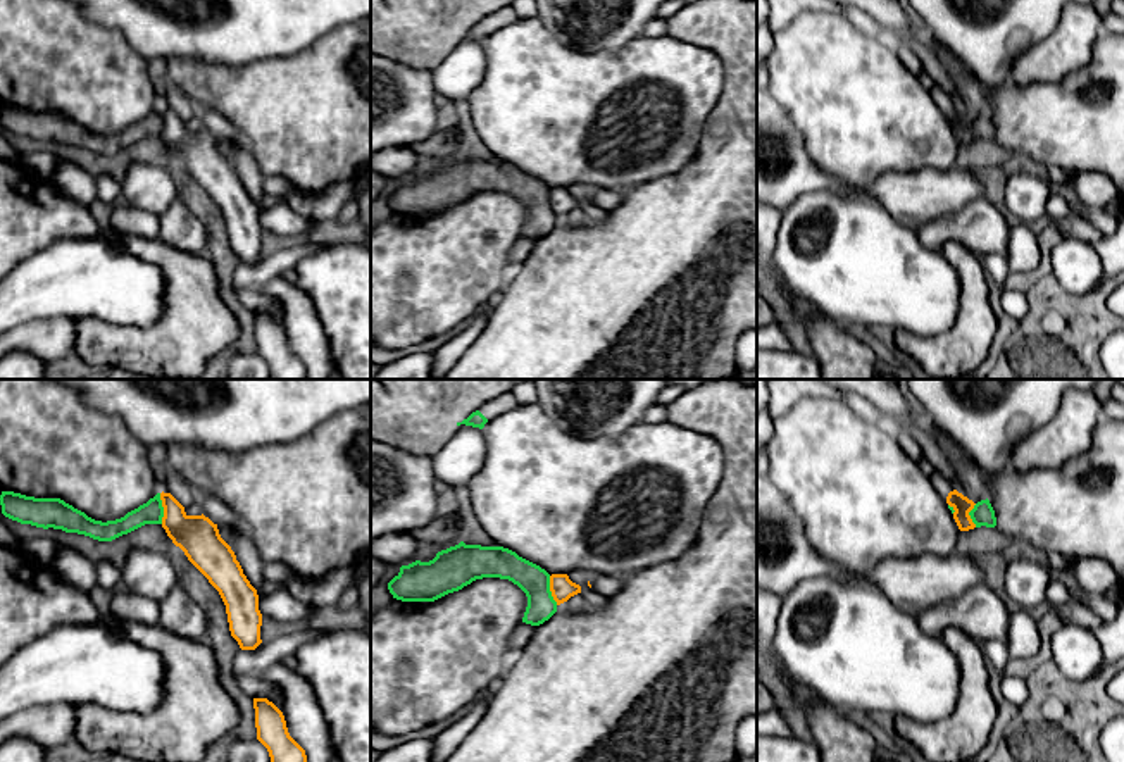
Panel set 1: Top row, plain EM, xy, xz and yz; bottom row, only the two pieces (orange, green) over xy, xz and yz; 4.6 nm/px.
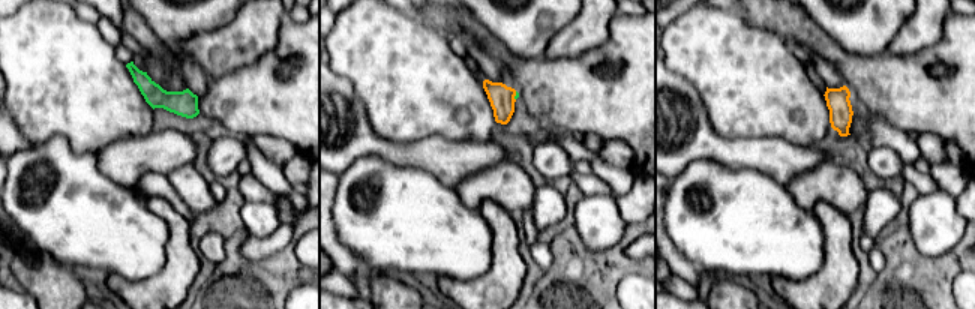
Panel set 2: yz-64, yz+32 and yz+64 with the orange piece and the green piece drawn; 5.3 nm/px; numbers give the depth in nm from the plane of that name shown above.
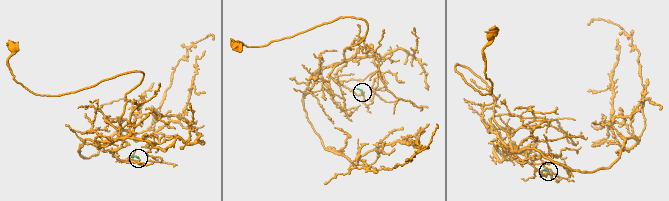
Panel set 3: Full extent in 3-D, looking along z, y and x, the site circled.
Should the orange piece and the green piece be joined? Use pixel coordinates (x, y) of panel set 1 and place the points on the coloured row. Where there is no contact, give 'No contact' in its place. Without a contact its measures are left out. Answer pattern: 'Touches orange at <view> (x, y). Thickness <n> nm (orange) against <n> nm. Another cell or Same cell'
Touches orange at xy (164, 509). Thickness 190 nm (orange) against 110 nm. Another cell

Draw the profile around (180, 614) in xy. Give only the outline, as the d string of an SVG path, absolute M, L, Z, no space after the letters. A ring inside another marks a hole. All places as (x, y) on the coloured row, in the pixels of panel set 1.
M181 586L172 588L159 605L159 626L188 640L203 640L209 628L205 612Z

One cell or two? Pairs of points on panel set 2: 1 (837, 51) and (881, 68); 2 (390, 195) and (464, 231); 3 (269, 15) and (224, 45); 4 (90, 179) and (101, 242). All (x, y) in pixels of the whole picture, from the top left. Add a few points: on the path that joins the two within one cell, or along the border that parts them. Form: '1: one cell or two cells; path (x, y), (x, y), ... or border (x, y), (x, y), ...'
1: one cell; path (848, 62), (854, 68), (870, 68)
2: one cell; path (408, 213), (420, 225), (432, 231), (446, 231)
3: one cell; path (258, 26), (242, 42), (234, 45)
4: one cell; path (89, 194), (89, 221), (95, 227)

